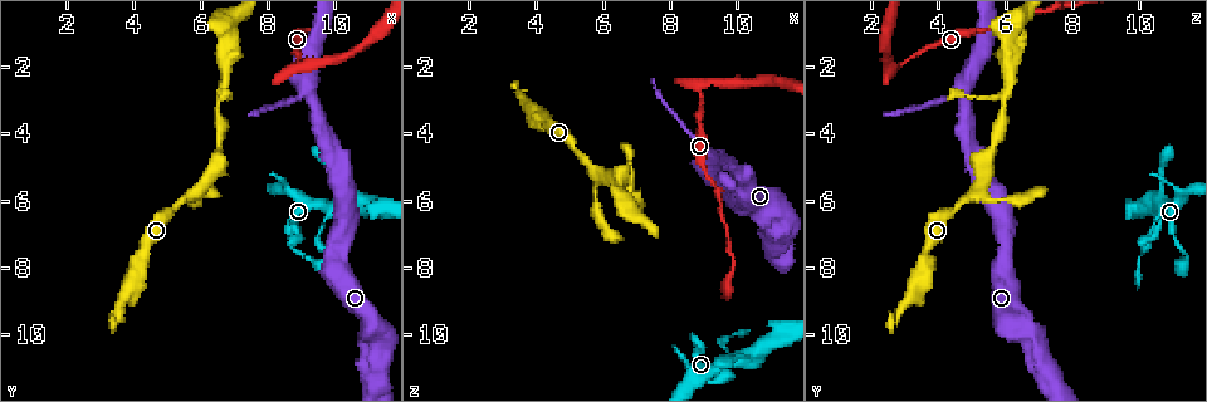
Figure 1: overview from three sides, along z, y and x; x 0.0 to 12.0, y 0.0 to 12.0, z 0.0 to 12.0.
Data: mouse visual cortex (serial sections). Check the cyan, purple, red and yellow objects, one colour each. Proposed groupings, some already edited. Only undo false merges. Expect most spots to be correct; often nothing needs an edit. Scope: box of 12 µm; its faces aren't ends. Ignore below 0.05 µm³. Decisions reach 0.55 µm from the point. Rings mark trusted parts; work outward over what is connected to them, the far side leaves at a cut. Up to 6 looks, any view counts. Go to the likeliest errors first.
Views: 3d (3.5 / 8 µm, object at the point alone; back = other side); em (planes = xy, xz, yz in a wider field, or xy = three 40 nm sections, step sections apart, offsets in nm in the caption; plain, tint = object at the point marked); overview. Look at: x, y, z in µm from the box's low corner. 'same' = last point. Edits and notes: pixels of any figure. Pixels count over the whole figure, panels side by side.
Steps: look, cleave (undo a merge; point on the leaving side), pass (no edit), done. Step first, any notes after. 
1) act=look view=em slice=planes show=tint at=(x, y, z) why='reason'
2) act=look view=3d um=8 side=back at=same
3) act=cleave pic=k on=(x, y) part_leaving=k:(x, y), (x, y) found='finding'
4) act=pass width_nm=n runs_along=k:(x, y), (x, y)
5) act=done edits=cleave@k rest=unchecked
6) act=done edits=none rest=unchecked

act=look view=3d um=8 side=back at=(9.0, 1.9, 2.9) why='narrows sharply'

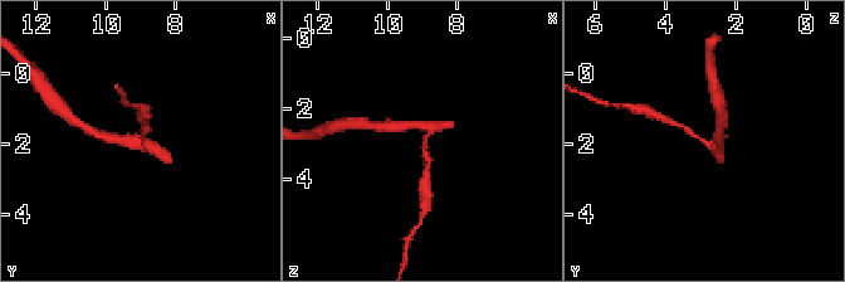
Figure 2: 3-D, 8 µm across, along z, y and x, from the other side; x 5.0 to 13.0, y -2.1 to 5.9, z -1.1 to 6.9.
act=look view=3d um=3.5 at=(8.9, 1.9, 2.9)

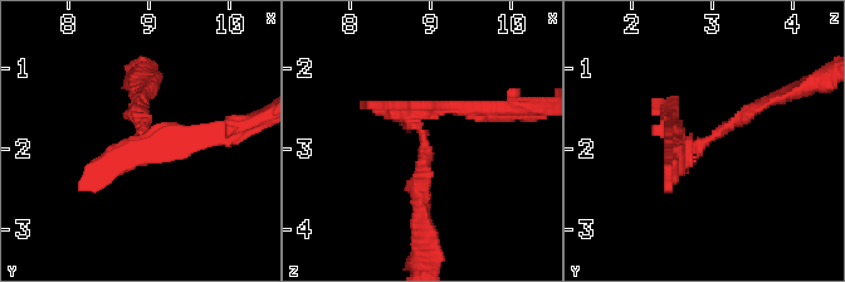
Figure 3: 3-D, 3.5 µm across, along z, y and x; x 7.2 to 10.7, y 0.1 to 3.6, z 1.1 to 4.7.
act=pass found='continuous, no second cell'

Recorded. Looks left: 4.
act=look view=3d um=3.5 at=(9.1, 2.7, 4.8) why='branch point'

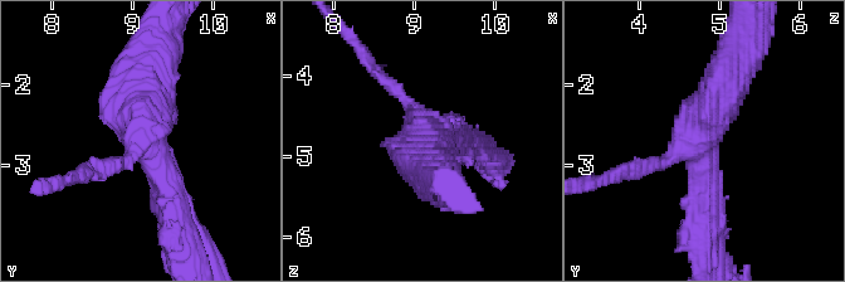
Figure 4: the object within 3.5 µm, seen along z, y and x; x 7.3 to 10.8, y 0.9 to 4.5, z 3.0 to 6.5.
act=look view=em slice=planes show=plain at=(9.20, 2.70, 4.75) arms=3 arm_widths_nm=200,400,600 why='now the EM'

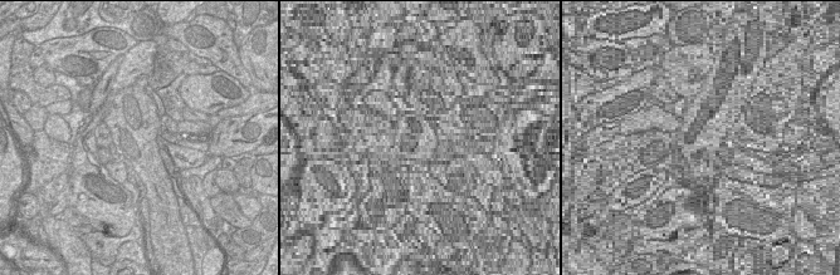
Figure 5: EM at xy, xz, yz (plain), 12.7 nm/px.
act=look view=em slice=planes show=tint at=same

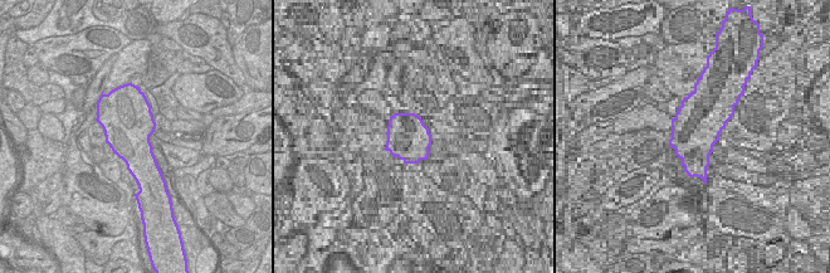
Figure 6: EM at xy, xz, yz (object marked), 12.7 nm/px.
act=pass runs_along=4:(702, 219), (699, 130), (734, 64) found='all the same cell'

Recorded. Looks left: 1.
act=done edits=none rest=unchecked

